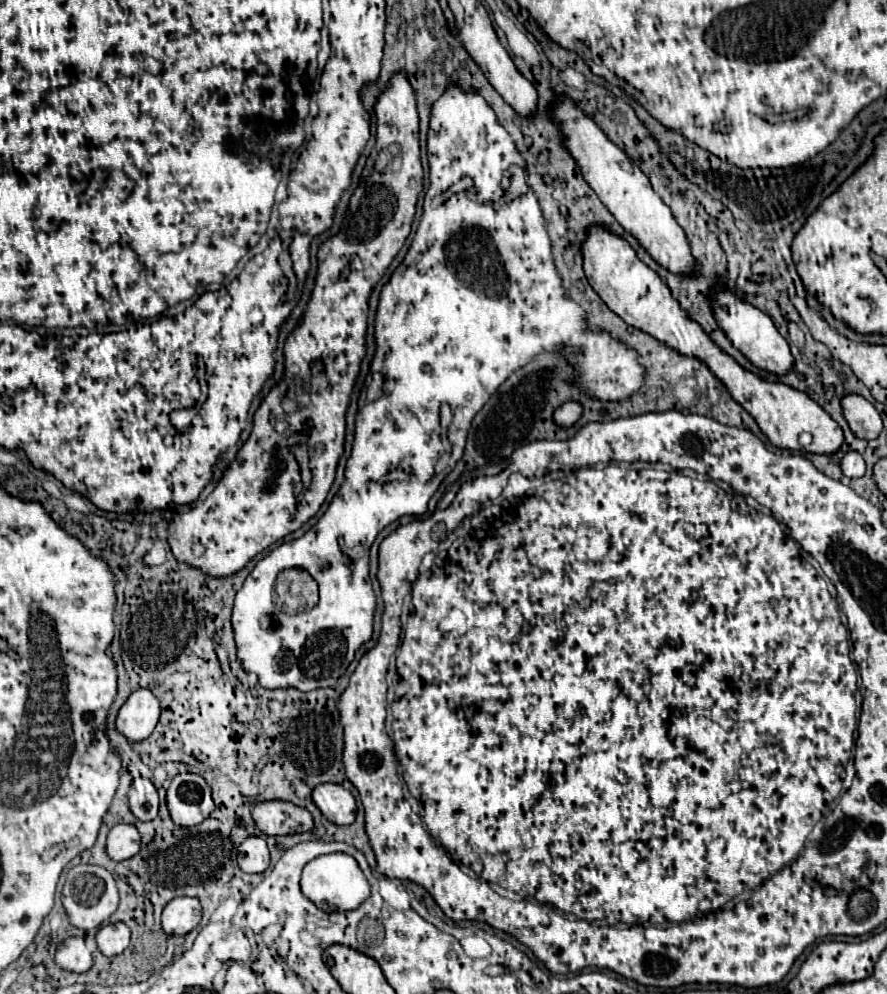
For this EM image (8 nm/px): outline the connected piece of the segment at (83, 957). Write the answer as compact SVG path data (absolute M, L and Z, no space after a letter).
M71 937L59 945L55 963L61 969L73 971L73 973L85 973L93 965L91 951L85 947L85 941L81 937Z

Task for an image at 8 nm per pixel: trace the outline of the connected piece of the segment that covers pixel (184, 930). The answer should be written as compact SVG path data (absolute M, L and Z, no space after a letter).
M179 897L167 903L163 909L163 931L167 935L187 935L193 931L203 917L203 909L199 899L195 897Z

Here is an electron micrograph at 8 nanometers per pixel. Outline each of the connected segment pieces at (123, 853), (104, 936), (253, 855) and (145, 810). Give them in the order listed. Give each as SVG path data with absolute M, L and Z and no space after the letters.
M119 823L111 829L107 837L107 855L113 861L125 861L139 853L141 847L141 835L135 825Z
M109 923L99 929L97 947L103 955L113 957L113 955L119 955L127 949L129 937L131 937L131 931L125 923Z
M247 837L239 845L237 861L245 873L263 873L271 863L271 855L269 855L265 839L263 837Z
M133 779L131 789L129 789L129 805L131 805L131 813L139 819L139 821L151 821L157 815L159 809L159 797L157 797L157 789L149 779Z

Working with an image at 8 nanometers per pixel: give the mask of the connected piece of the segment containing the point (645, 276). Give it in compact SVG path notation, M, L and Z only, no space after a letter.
M591 225L587 229L587 239L583 241L581 253L587 281L607 303L607 307L615 311L615 315L619 315L627 325L653 335L657 341L665 343L673 351L701 359L711 369L711 373L727 387L731 397L757 421L761 431L775 447L801 451L799 433L803 431L813 435L813 443L803 449L807 453L835 453L841 447L843 431L821 405L817 405L807 393L795 391L785 383L767 383L759 375L741 367L721 347L717 347L713 339L703 331L703 327L681 309L667 283L637 257L635 249L623 237L607 231L607 227L603 225Z

